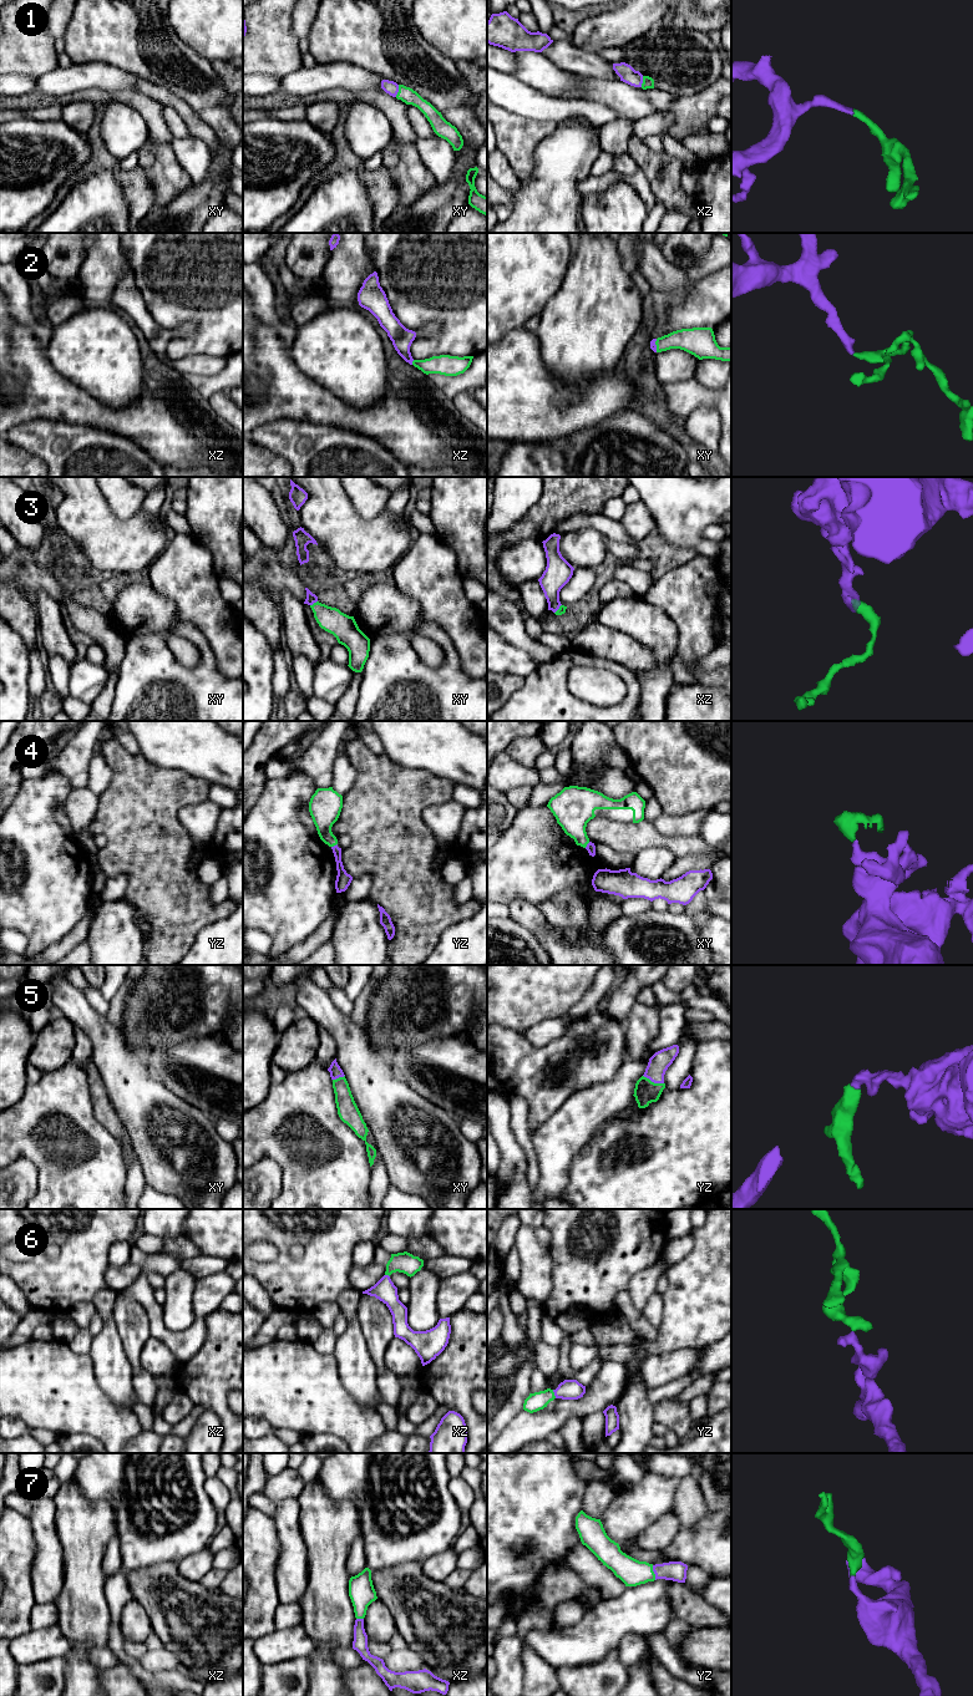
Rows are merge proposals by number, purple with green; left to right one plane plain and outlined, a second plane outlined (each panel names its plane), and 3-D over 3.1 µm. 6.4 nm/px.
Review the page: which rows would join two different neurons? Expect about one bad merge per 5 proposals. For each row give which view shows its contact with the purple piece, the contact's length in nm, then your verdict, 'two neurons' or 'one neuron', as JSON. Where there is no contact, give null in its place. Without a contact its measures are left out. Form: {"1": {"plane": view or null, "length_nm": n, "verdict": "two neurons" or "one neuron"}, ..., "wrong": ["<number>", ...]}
{"1": {"plane": "xy", "length_nm": 80, "verdict": "one neuron"}, "2": {"plane": "xz", "length_nm": 40, "verdict": "one neuron"}, "3": {"plane": "xy", "length_nm": 60, "verdict": "one neuron"}, "4": {"plane": "yz", "length_nm": 50, "verdict": "one neuron"}, "5": {"plane": "yz", "length_nm": 150, "verdict": "one neuron"}, "6": {"plane": "yz", "length_nm": 60, "verdict": "one neuron"}, "7": {"plane": "yz", "length_nm": 100, "verdict": "one neuron"}, "wrong": []}

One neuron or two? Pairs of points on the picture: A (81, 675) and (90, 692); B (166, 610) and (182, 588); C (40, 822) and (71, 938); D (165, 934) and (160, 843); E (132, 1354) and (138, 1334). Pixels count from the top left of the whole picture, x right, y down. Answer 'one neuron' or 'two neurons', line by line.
A: one neuron
B: two neurons
C: two neurons
D: one neuron
E: one neuron

